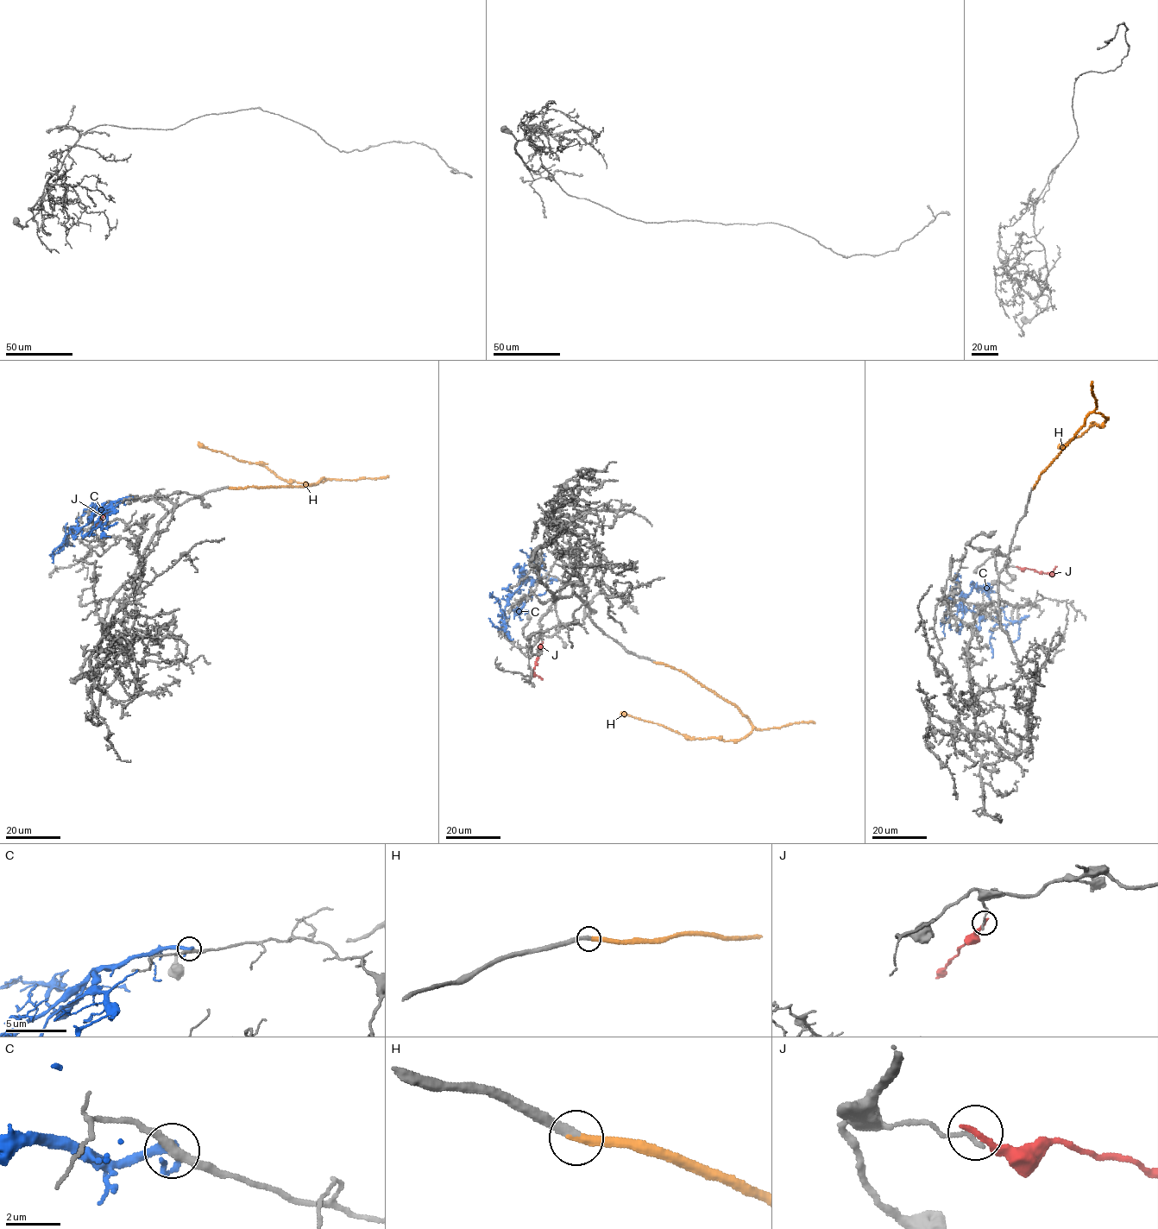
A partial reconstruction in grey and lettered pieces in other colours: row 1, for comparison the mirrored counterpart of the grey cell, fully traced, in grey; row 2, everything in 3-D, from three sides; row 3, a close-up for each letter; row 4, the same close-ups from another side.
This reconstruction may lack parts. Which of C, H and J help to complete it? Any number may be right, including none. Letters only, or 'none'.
H

